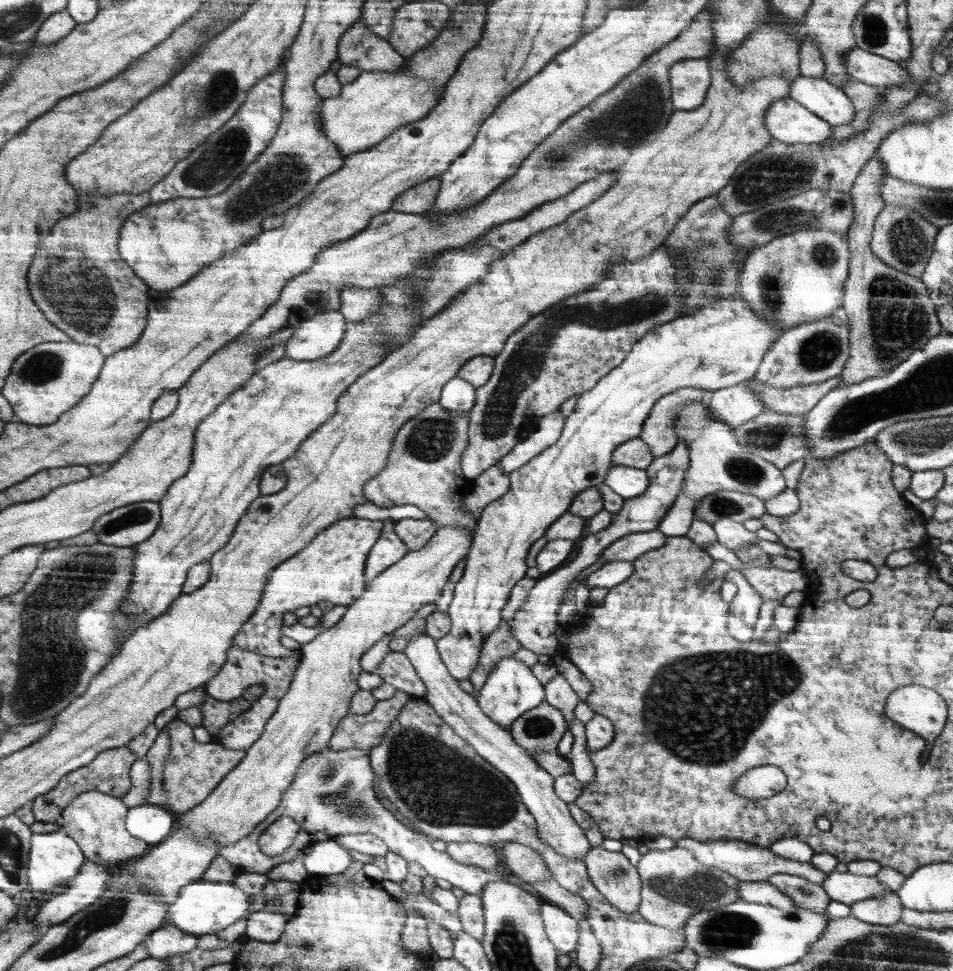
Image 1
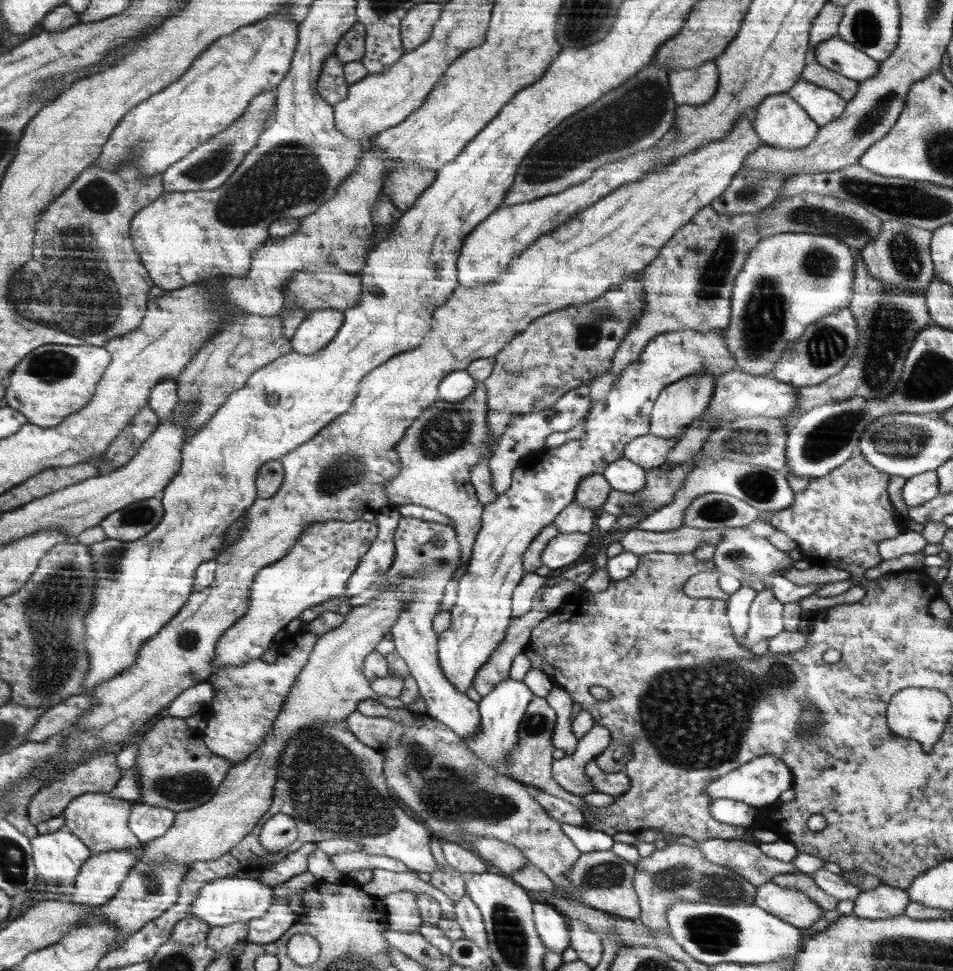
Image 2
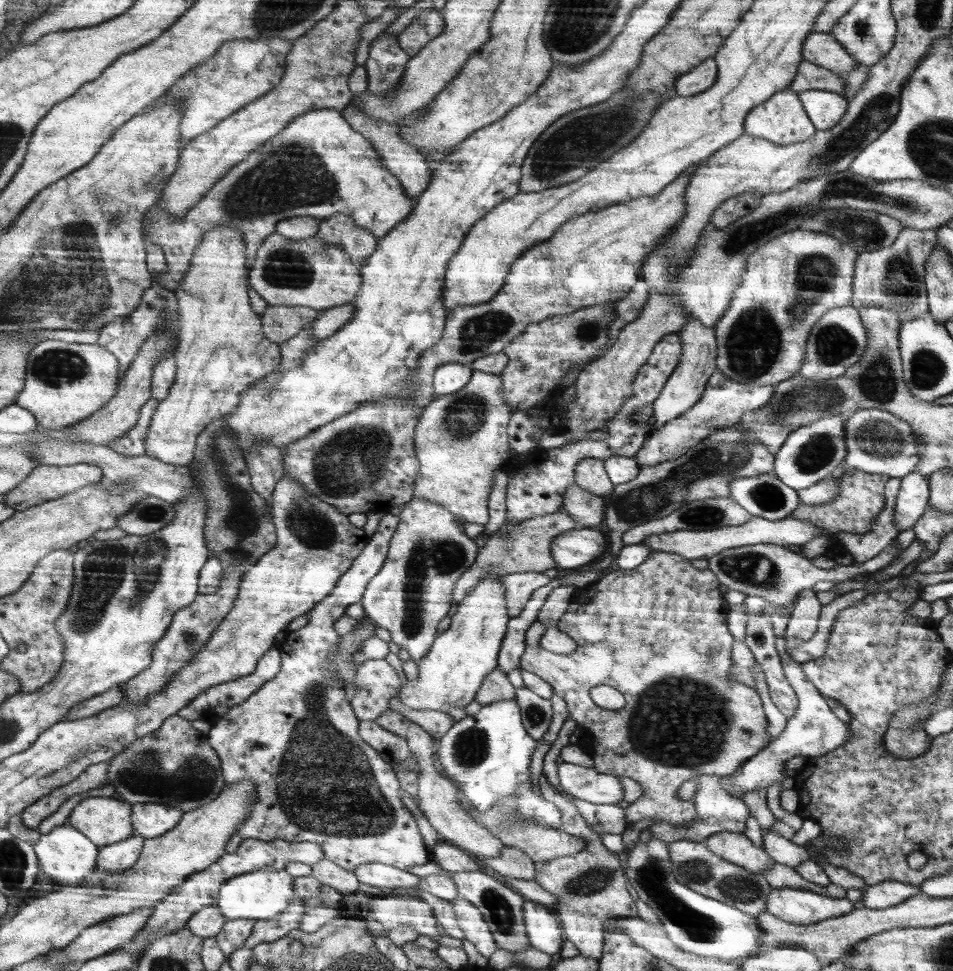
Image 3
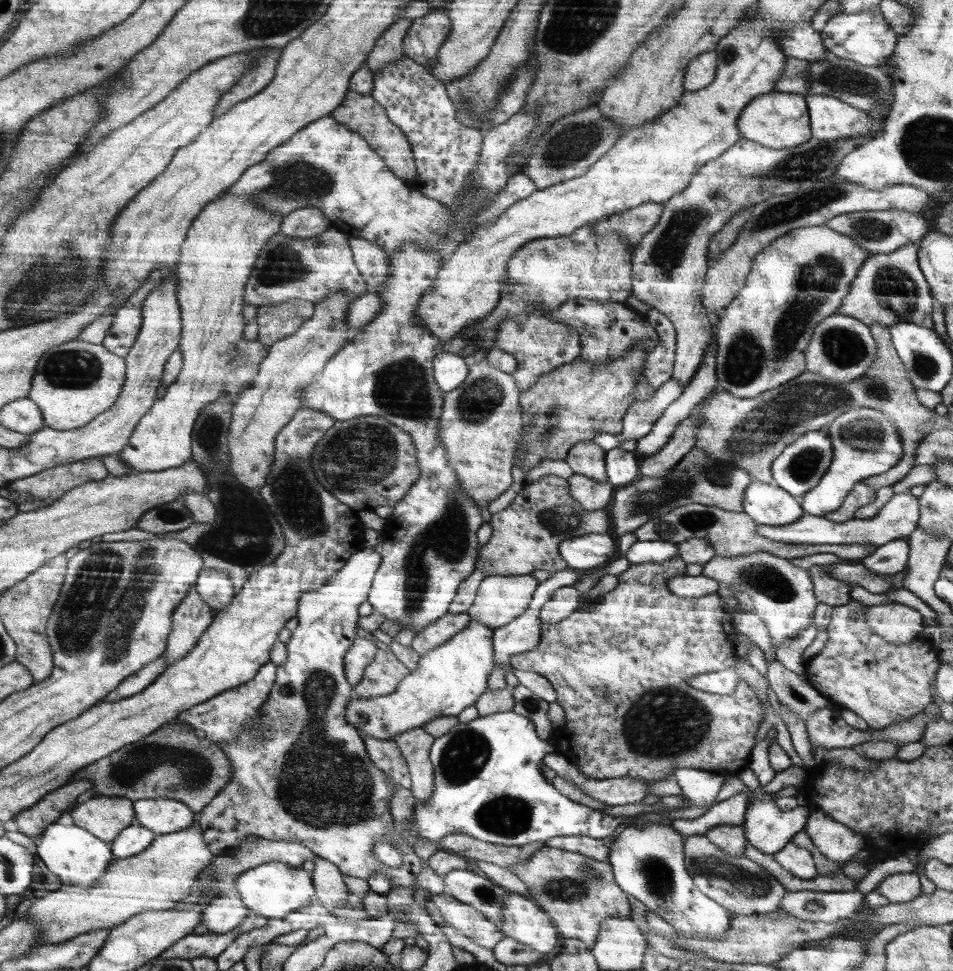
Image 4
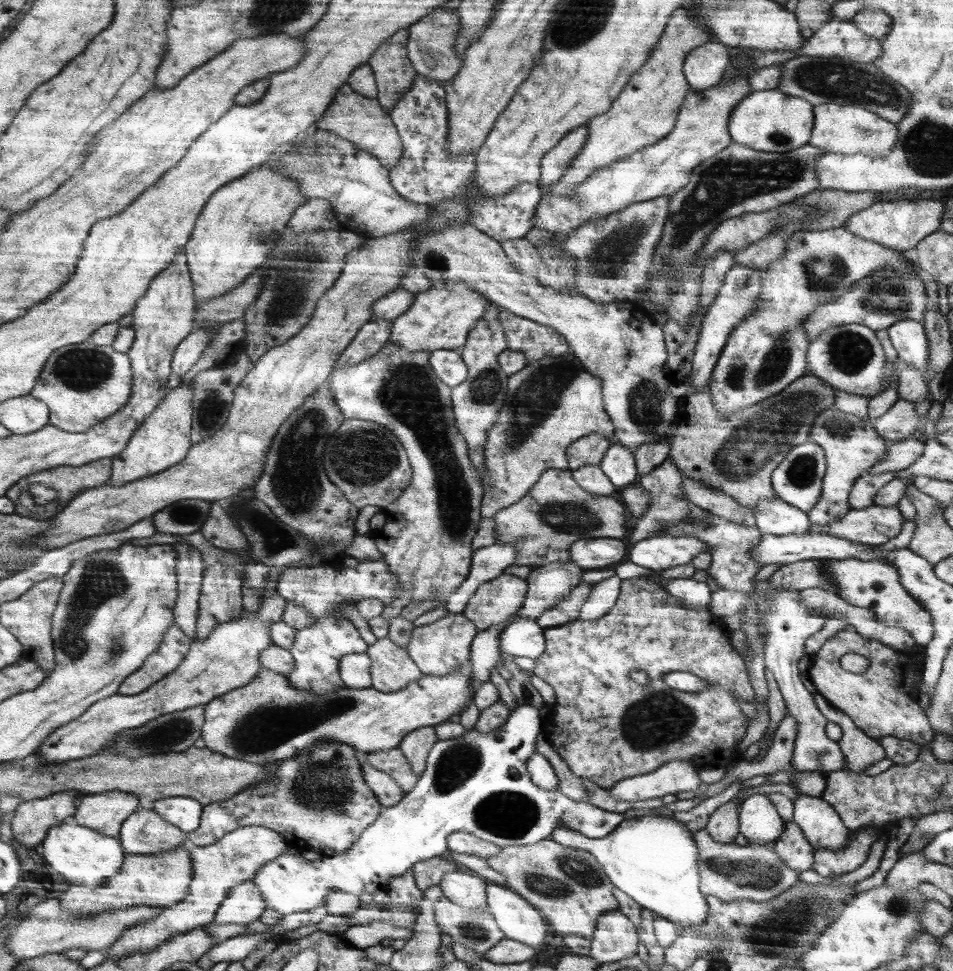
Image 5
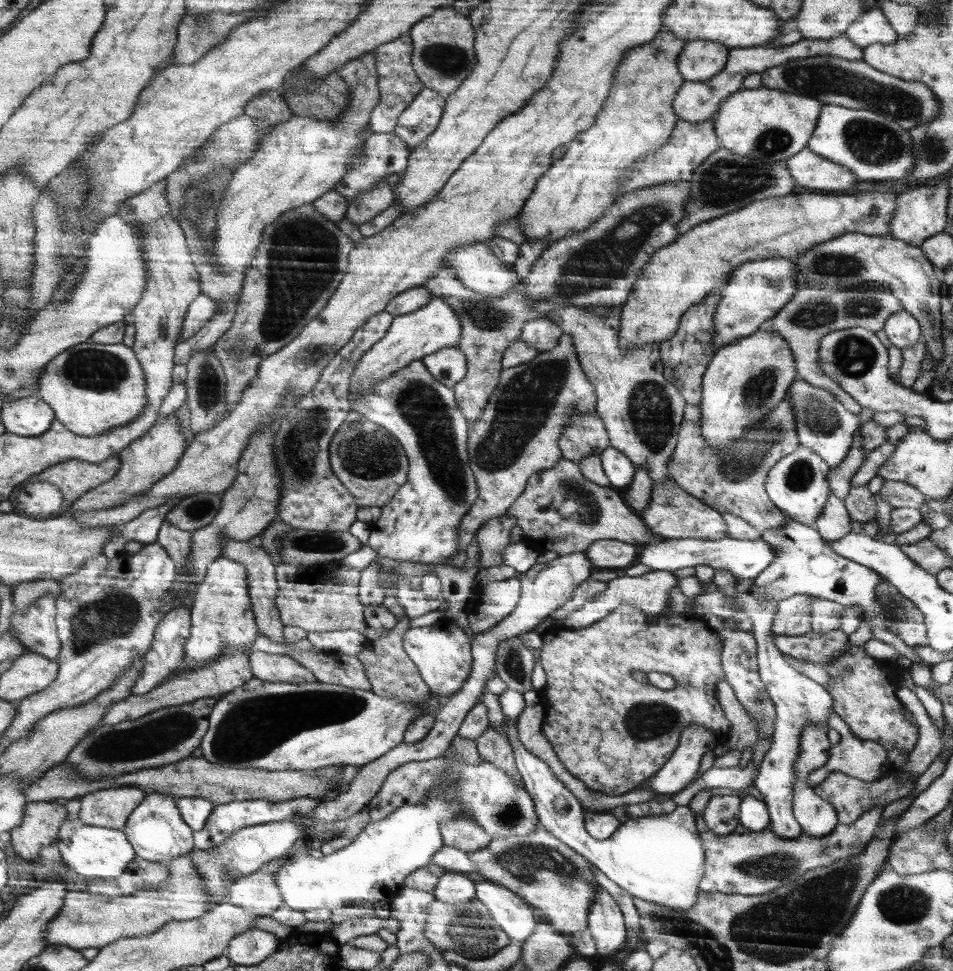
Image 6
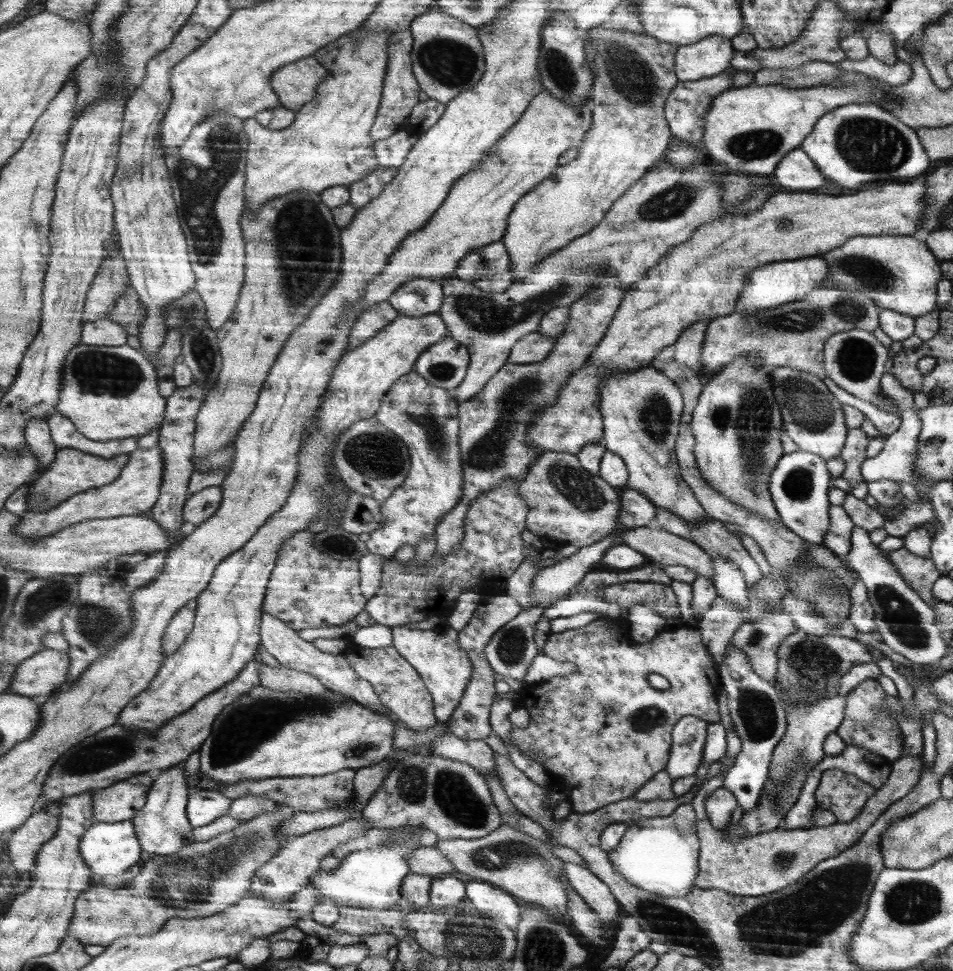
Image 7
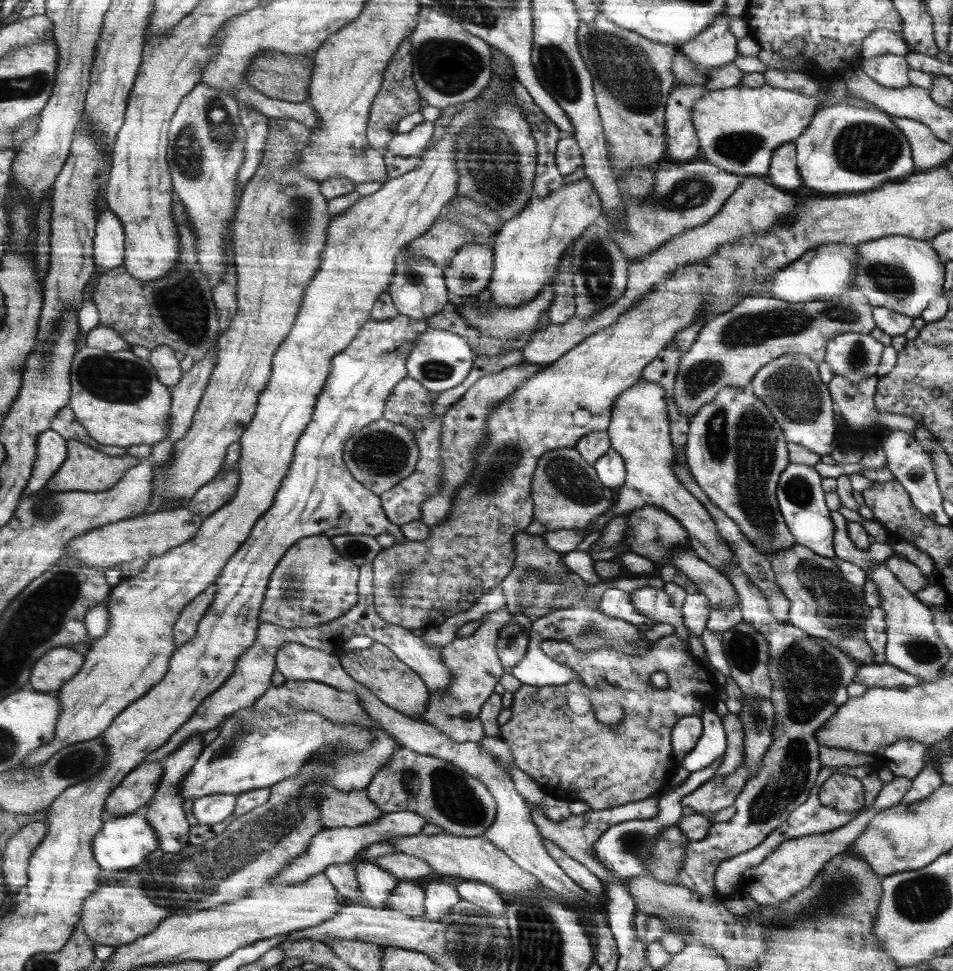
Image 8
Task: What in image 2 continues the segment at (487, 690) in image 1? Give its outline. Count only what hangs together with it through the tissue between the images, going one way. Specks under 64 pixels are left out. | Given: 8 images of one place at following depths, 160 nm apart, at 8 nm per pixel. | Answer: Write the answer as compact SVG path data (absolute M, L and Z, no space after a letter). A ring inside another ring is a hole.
M510 676L502 683L496 685L490 695L482 697L479 702L479 713L482 717L482 727L479 728L477 735L473 737L463 737L467 747L479 760L486 766L491 766L500 770L499 764L503 762L505 756L513 751L518 742L518 729L523 719L526 709L535 698L532 690L524 684L524 680L512 680Z

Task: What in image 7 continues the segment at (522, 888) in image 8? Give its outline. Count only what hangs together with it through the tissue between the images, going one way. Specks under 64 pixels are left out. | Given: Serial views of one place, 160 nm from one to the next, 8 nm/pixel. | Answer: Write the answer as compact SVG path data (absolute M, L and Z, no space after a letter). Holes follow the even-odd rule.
M502 825L484 838L439 840L435 847L452 863L456 872L492 882L511 895L534 906L548 908L548 912L567 920L567 890L571 884L565 878L563 859L553 854L553 848L558 845L561 846L551 834L547 834L547 840L537 840L528 833Z

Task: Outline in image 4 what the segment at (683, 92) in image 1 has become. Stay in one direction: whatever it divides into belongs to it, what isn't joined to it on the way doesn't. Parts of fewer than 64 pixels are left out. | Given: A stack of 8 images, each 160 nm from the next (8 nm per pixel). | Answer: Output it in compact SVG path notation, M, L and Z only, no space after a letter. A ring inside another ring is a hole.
M716 51L703 52L692 60L684 76L683 88L686 92L702 91L714 82L719 67L716 54Z

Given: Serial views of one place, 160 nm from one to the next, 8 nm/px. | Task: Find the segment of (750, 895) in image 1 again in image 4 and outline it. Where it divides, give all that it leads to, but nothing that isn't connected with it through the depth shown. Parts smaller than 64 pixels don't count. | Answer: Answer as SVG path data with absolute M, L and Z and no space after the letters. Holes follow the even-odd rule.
M790 891L779 904L788 916L812 922L848 919L863 906L864 895L853 891Z

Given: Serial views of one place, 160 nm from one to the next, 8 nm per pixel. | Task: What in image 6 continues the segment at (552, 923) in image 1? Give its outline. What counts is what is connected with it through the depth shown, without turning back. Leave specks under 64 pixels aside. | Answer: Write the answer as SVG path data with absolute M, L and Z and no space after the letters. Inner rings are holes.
M482 881L475 884L475 898L485 905L500 928L514 941L523 942L535 931L536 919L523 897L504 885Z

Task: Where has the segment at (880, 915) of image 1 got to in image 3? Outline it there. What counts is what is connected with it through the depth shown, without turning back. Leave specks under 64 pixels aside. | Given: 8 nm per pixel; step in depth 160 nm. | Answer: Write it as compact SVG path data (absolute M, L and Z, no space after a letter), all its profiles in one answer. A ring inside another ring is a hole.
M891 880L870 887L866 886L862 900L866 908L882 910L896 906L897 904L902 904L912 896L919 895L920 893L920 885Z

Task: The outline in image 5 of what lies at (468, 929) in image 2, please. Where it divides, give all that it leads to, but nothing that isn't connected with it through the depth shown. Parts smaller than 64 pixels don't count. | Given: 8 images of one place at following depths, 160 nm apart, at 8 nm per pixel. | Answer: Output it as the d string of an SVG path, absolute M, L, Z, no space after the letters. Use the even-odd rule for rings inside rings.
M443 896L435 902L433 915L437 927L441 930L441 934L448 934L448 936L451 936L453 942L457 942L464 948L473 950L478 954L490 951L495 944L502 942L506 938L506 934L499 927L499 924L495 921L495 917L492 916L487 907L466 908L462 905L457 905L455 901L451 901L449 898Z

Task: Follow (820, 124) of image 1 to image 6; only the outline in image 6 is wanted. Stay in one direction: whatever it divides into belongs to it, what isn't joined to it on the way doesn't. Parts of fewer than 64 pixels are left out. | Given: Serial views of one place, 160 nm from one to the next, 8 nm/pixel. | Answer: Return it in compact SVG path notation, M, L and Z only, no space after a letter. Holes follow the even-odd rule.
M760 87L730 94L716 111L720 145L742 156L764 162L780 162L798 154L810 143L822 111L820 99Z

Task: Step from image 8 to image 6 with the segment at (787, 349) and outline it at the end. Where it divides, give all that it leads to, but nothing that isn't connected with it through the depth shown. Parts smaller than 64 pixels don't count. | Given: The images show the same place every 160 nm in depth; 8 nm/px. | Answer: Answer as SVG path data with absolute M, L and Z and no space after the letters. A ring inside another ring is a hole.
M877 286L862 287L861 289L848 289L845 291L835 291L830 294L823 287L802 287L798 288L791 302L785 304L771 319L769 328L791 346L791 351L795 355L795 367L800 380L808 381L808 384L826 389L831 392L847 410L860 414L862 405L856 402L844 389L836 384L835 380L823 371L819 360L818 344L823 338L836 330L846 328L867 328L878 332L886 326L887 318L902 311L903 304L889 290Z

